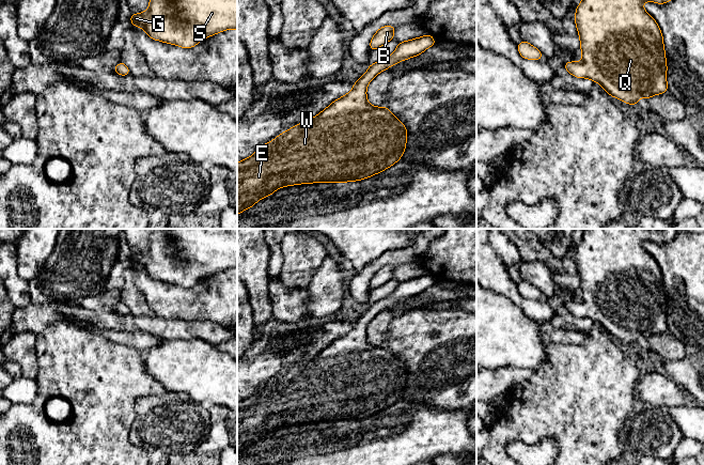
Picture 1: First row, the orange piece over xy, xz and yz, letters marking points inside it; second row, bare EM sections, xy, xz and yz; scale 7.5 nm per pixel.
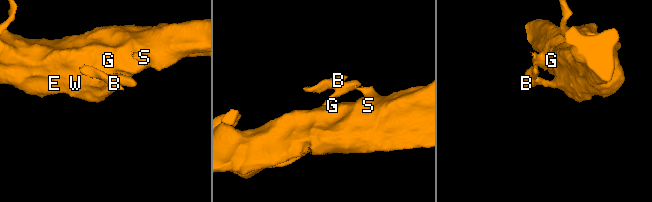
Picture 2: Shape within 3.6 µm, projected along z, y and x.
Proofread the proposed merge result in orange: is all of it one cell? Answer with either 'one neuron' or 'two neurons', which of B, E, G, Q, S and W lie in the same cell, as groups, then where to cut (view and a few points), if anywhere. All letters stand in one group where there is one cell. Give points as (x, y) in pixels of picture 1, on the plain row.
one neuron; B E G Q S W; no cut

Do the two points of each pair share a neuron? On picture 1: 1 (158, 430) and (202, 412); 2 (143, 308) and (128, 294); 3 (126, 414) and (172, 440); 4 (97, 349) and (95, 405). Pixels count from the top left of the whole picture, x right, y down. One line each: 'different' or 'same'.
1: same
2: same
3: different
4: same

